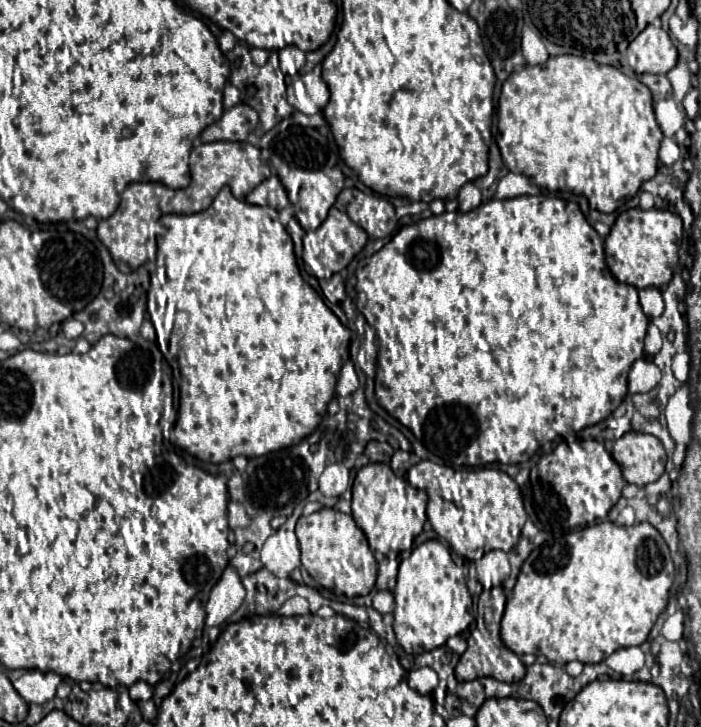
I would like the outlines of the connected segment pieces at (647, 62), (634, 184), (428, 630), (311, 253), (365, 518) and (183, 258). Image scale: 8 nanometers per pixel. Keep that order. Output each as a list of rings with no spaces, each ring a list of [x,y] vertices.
[[[649,23],[627,47],[627,61],[635,73],[669,73],[677,65],[677,49],[669,33]]]
[[[577,55],[549,57],[543,65],[525,65],[509,75],[496,107],[499,147],[503,163],[539,185],[543,193],[569,191],[585,195],[601,213],[613,213],[637,195],[641,185],[657,173],[657,151],[663,133],[653,113],[653,97],[637,77],[627,77],[611,65]]]
[[[437,539],[425,541],[415,547],[411,557],[399,565],[395,595],[395,611],[393,611],[393,629],[397,635],[397,643],[407,653],[425,653],[435,647],[441,647],[449,637],[463,633],[473,617],[473,601],[467,591],[467,579],[451,559],[447,547],[443,547]]]
[[[331,207],[329,217],[321,223],[321,227],[314,231],[308,231],[303,237],[303,261],[310,272],[318,279],[329,279],[335,273],[345,269],[351,259],[365,247],[367,233],[349,219],[347,213],[341,213],[339,209]]]
[[[369,463],[357,471],[353,483],[353,519],[367,535],[369,547],[385,557],[401,557],[413,547],[413,539],[423,531],[427,521],[428,495],[412,487],[404,478],[395,477],[387,463]]]
[[[223,187],[209,209],[193,215],[163,215],[159,219],[156,265],[147,293],[147,311],[155,328],[158,347],[172,368],[173,400],[177,418],[169,441],[201,461],[223,463],[231,461],[237,455],[261,457],[265,453],[273,453],[277,449],[299,443],[305,435],[309,435],[317,427],[319,419],[325,415],[327,405],[335,395],[337,373],[341,371],[341,365],[349,359],[351,331],[333,315],[333,311],[315,293],[315,289],[303,283],[293,253],[293,241],[285,231],[285,227],[281,225],[277,211],[271,209],[269,205],[267,207],[249,205],[233,197],[229,187]]]

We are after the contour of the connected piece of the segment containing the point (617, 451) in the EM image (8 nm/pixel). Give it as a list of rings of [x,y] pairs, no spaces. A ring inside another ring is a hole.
[[[629,431],[617,439],[611,455],[621,465],[625,481],[639,487],[657,481],[663,475],[667,463],[663,443],[653,435],[637,431]]]

